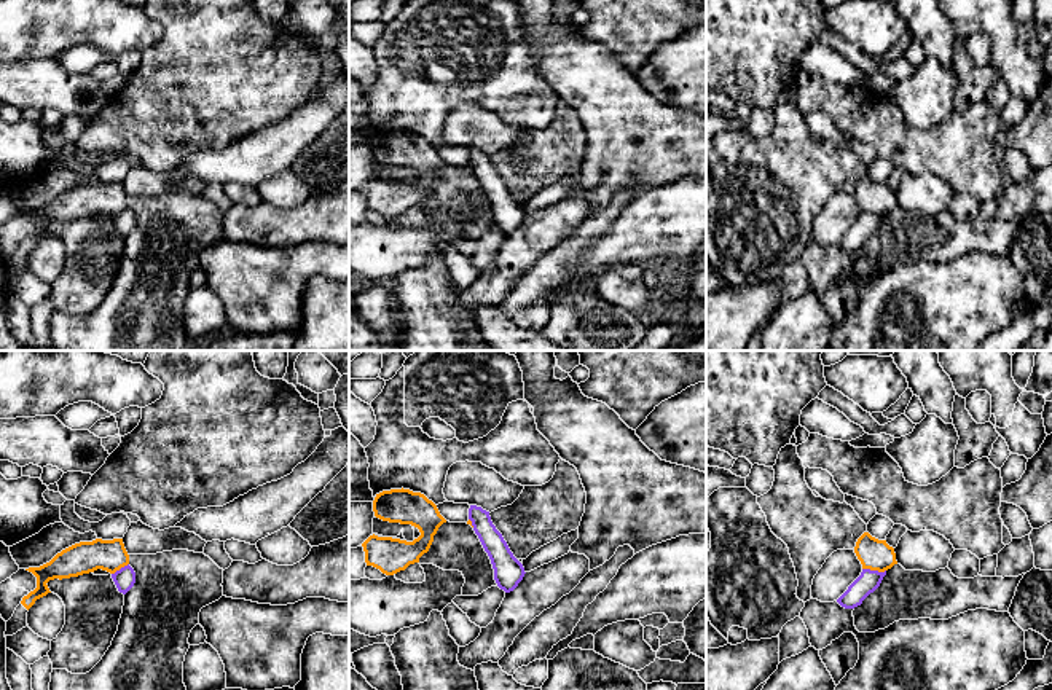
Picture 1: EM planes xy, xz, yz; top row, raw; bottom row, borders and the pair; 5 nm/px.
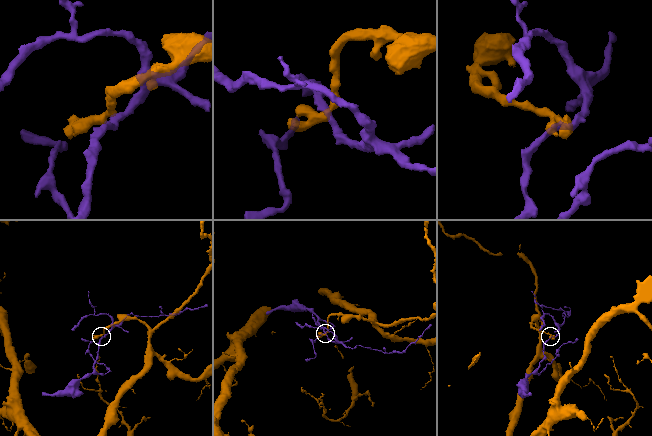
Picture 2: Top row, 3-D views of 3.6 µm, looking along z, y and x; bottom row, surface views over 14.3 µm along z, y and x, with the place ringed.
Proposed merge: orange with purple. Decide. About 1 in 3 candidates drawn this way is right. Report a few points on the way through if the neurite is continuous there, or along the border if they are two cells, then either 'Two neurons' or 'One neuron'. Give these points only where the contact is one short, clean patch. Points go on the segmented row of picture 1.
Boundary: yz (863, 568), (885, 571). Two neurons

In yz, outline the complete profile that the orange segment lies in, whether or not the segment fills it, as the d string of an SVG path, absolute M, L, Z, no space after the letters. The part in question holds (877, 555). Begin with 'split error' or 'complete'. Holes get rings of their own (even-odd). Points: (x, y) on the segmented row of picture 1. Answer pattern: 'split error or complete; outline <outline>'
complete; outline M864 532L858 539L854 553L862 564L862 569L885 572L897 564L894 548L889 547L886 540L878 540L869 532Z

